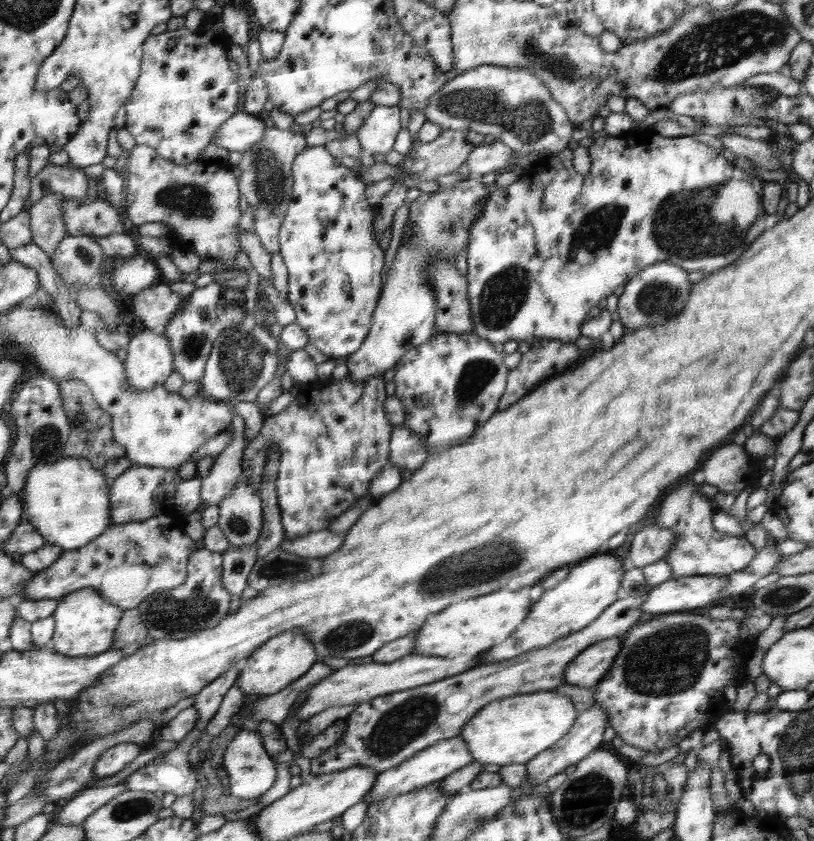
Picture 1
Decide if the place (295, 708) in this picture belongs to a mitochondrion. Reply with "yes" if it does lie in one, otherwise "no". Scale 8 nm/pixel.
no

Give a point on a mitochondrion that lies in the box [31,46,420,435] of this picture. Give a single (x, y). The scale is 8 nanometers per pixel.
(238, 368)

